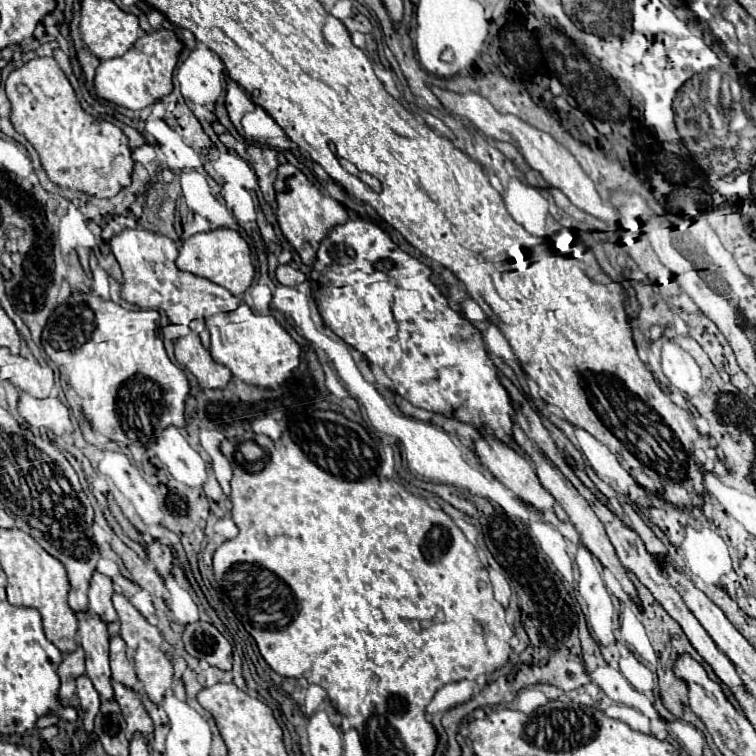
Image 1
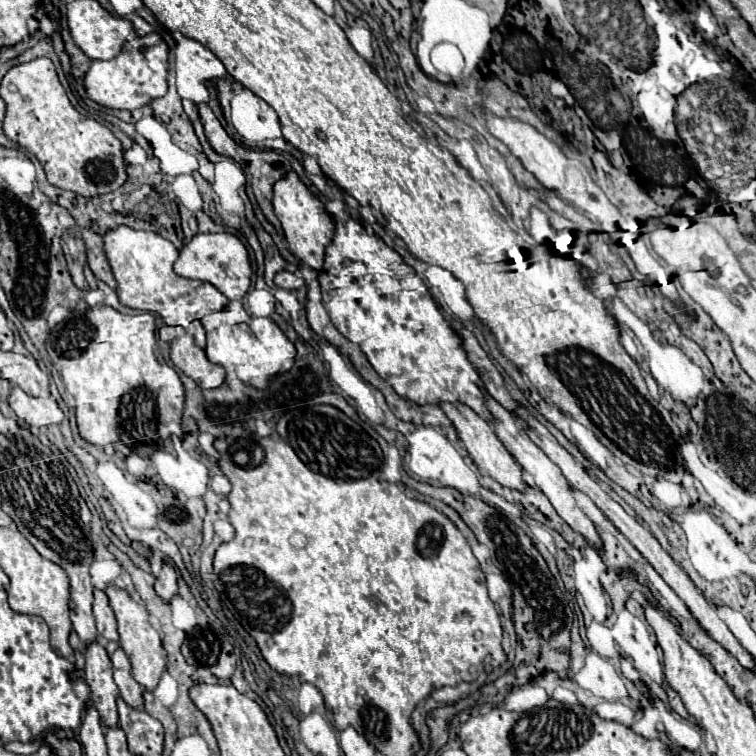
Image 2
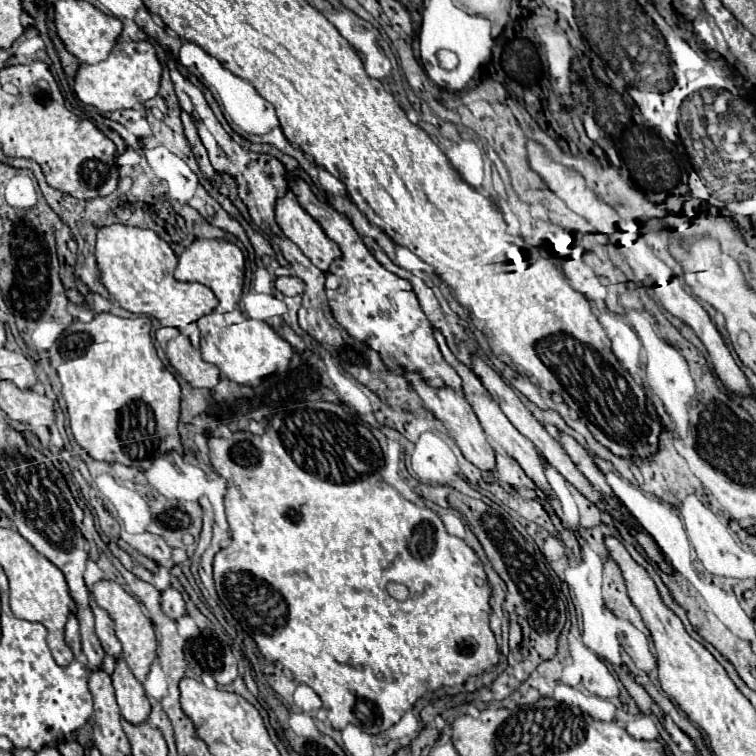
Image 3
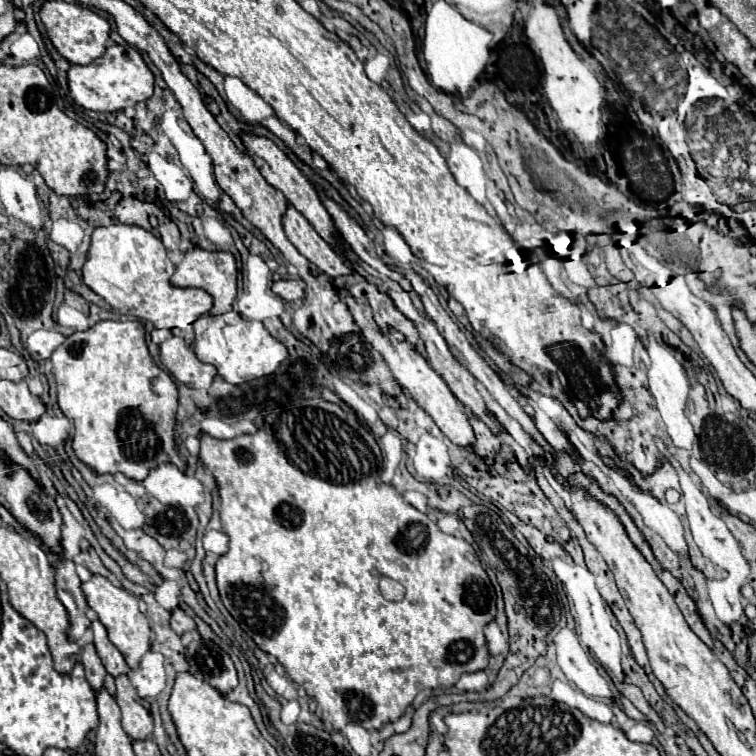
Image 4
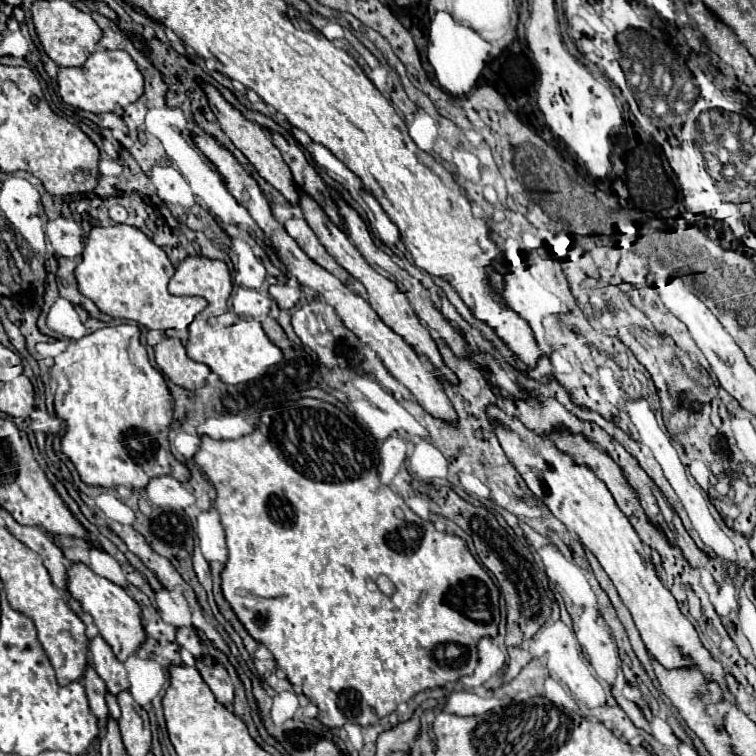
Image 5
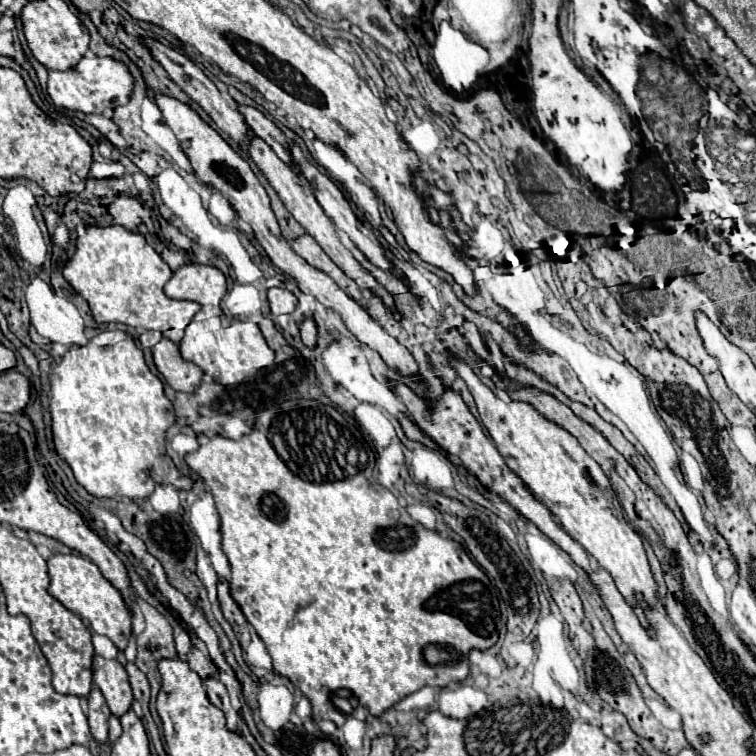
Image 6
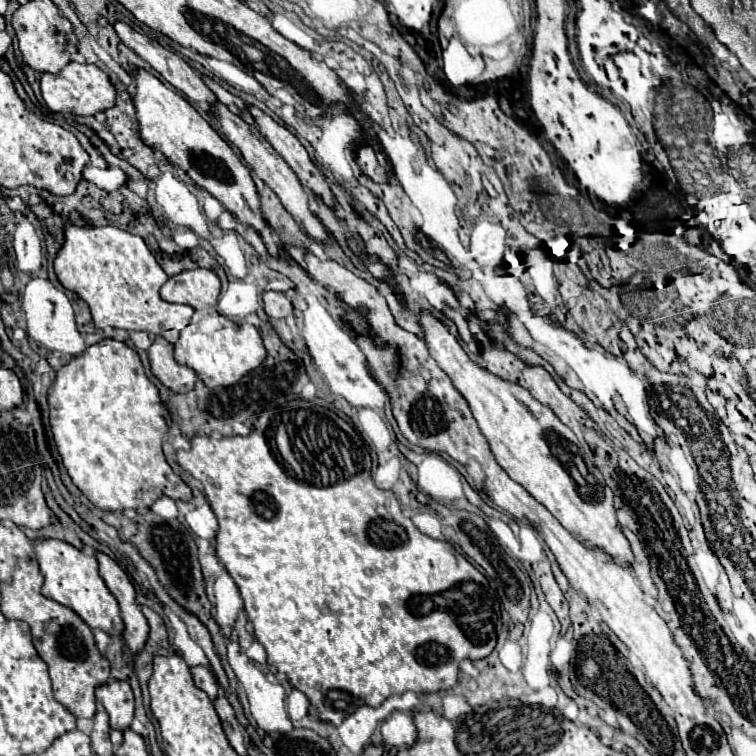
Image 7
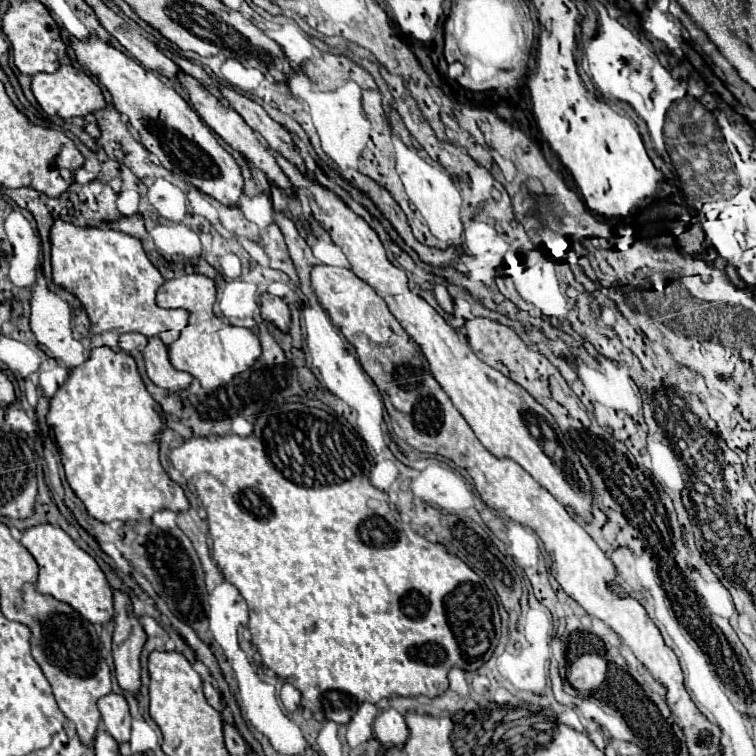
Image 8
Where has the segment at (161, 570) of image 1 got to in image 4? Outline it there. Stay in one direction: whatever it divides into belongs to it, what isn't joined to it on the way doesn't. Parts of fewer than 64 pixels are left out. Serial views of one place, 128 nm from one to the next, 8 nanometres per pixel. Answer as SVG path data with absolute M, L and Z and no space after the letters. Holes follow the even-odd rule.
M174 610L174 614L172 614L172 620L170 620L170 626L172 626L172 630L178 634L178 636L182 636L182 634L186 634L186 632L194 632L196 630L196 624L194 624L194 620L184 612L184 610Z

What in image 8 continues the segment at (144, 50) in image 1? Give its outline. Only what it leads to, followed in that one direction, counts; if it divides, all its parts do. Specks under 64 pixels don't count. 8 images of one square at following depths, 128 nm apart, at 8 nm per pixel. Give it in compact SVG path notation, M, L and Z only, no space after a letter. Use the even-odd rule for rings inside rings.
M60 66L56 72L52 74L36 74L32 78L32 94L38 100L40 108L48 114L48 116L60 116L60 118L74 118L74 116L86 116L90 112L96 112L100 108L106 106L104 96L100 86L82 70L74 68L74 66Z

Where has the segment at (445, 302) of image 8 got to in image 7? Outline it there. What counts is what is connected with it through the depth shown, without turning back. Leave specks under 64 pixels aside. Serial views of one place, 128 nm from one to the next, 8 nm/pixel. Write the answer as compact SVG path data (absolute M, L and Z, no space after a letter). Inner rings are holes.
M445 305L443 309L443 313L448 319L452 319L454 324L457 327L459 337L462 338L462 340L466 343L469 343L469 341L473 341L474 338L468 328L468 324L466 319L460 314L454 311L451 307L448 305Z

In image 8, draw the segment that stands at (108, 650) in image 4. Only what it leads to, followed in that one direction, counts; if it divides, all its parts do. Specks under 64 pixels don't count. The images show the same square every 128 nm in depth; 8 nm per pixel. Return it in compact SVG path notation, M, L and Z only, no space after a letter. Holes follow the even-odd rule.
M110 692L108 696L102 696L98 700L98 710L102 714L102 724L104 730L118 742L128 742L130 740L130 710L122 694Z

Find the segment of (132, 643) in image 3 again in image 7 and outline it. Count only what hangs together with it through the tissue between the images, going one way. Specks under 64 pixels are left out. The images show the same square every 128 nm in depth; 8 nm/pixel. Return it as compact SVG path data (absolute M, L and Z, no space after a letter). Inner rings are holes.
M38 538L34 542L34 552L40 564L40 572L44 576L42 594L46 598L52 598L60 602L62 606L72 608L90 628L100 628L108 632L110 636L122 634L122 618L118 610L116 598L106 588L104 580L98 574L98 560L92 556L82 554L78 548L74 548L68 542L62 542L58 538Z

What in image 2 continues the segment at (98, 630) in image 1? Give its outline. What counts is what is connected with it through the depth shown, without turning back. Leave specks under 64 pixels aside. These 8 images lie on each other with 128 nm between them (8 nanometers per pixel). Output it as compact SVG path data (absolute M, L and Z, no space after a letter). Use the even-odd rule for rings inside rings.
M90 644L86 648L86 666L84 666L84 680L90 686L90 700L100 714L100 722L104 728L118 728L118 712L116 712L116 698L118 686L110 676L110 658L100 644Z

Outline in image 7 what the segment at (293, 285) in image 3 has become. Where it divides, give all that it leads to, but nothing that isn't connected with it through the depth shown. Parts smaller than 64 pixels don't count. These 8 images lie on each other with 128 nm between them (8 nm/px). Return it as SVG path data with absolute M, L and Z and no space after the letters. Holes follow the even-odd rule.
M264 292L264 312L270 318L286 318L292 312L290 300L282 292Z

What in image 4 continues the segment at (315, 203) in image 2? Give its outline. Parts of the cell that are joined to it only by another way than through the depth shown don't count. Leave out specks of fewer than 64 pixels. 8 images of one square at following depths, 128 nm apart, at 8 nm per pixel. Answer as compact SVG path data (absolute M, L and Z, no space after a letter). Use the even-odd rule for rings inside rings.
M288 206L286 214L282 218L282 226L284 226L288 240L296 246L296 250L302 256L306 256L314 266L318 266L324 274L328 274L330 278L348 276L354 272L332 250L332 246L322 240L322 236L314 230L314 226L294 206Z

